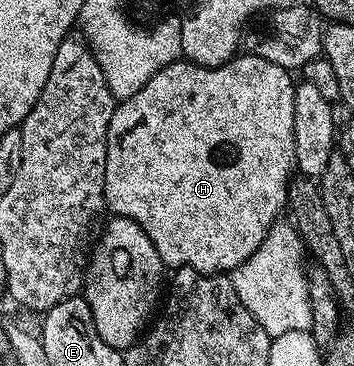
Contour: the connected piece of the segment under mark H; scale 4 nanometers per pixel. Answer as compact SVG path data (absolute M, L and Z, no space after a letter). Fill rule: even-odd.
M246 52L240 56L234 56L230 62L225 62L222 66L196 66L194 62L188 60L178 60L173 62L167 68L163 68L159 72L155 72L155 76L151 76L151 80L147 80L147 84L143 84L143 88L139 88L139 92L135 92L135 96L130 98L122 98L113 107L113 115L111 116L111 124L107 128L107 164L105 165L105 205L110 215L119 218L132 218L135 224L139 224L143 228L143 232L147 232L147 236L151 240L151 244L155 244L155 252L159 252L162 262L166 267L176 268L178 266L190 266L195 268L201 274L220 274L222 272L232 272L236 266L243 264L243 260L247 260L257 249L259 244L263 244L263 240L267 236L269 229L276 224L282 217L282 212L286 209L288 200L288 186L291 178L294 177L297 157L295 156L295 78L288 70L284 70L279 64L271 64L271 60L263 60L259 55Z

